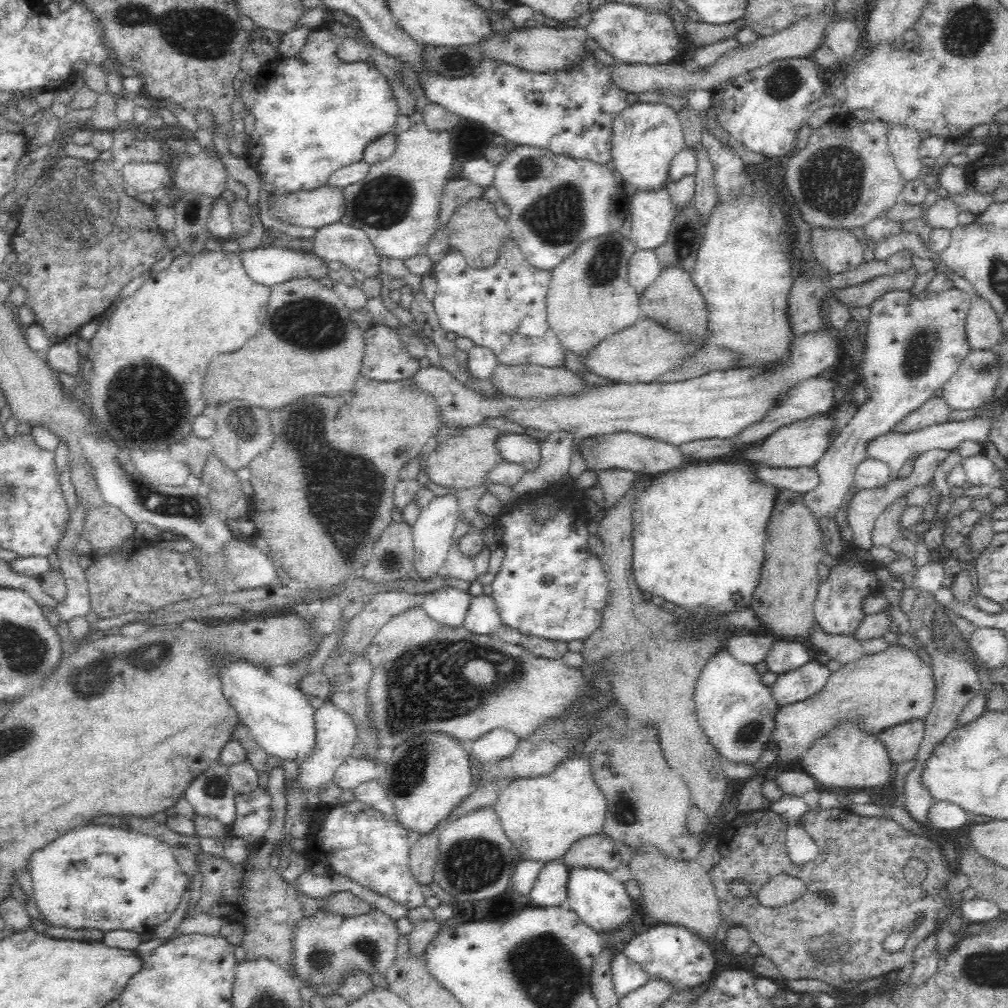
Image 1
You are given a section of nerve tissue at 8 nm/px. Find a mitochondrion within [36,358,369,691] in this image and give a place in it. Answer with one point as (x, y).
(145, 405)

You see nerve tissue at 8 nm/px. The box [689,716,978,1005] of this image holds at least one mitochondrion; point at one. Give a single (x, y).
(829, 961)

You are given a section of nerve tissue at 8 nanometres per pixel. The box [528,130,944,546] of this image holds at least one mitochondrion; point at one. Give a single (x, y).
(825, 182)

